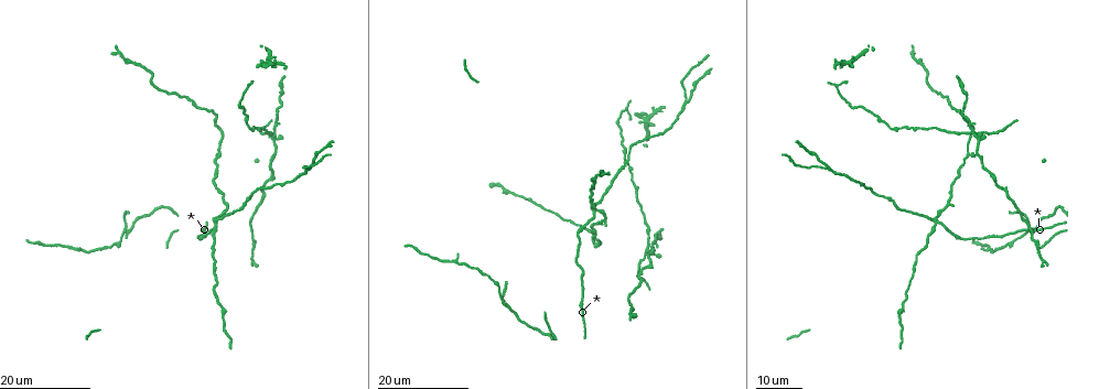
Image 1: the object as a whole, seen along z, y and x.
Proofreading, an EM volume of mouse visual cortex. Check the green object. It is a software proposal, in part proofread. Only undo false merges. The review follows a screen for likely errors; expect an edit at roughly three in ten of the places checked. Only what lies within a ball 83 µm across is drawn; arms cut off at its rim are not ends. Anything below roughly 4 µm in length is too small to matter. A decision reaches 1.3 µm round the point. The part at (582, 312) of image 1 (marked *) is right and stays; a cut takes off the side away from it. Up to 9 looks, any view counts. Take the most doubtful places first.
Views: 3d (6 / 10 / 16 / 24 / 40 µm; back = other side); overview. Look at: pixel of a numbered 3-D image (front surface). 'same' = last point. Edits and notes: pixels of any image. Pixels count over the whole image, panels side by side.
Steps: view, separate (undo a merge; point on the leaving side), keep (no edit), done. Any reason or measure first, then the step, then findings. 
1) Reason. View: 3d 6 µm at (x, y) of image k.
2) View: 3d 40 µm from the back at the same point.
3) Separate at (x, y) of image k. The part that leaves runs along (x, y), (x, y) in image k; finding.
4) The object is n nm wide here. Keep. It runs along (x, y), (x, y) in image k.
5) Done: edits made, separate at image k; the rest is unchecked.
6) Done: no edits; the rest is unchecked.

Four-way junction. View: 3d 24 µm at (979, 136) of image 1.

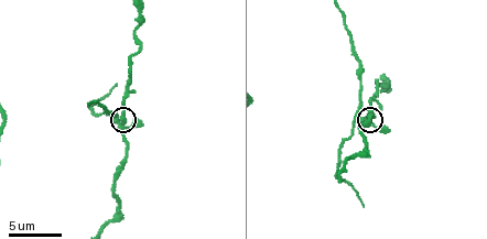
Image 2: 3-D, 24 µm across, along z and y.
Zoom in. View: 3d 6 µm at (124, 123) of image 2.

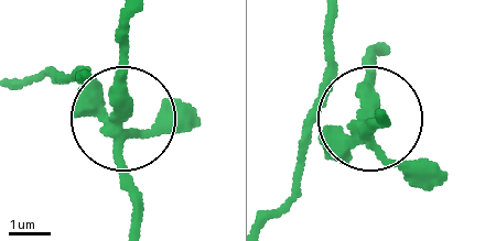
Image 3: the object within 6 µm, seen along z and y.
Keep. All the same neuron.

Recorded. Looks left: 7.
Looks like a crossing. View: 3d 16 µm at (934, 221) of image 1.

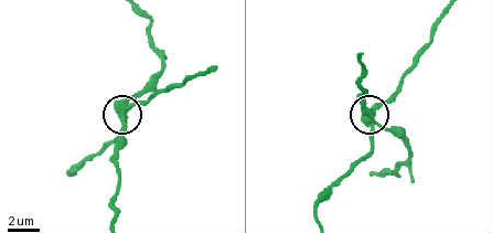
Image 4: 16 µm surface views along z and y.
View: 3d 10 µm at (121, 105) of image 4.

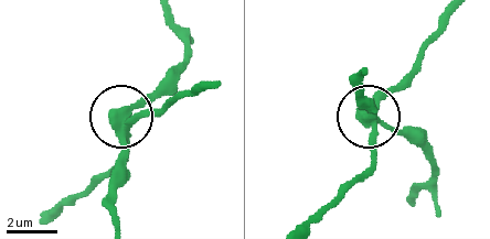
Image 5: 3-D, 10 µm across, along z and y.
Separate at (121, 170) of image 5. The part that leaves runs along (120, 128), (179, 61), (183, 42), (173, 17) in image 5; a second neuron is stuck on.

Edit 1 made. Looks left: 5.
View: overview.

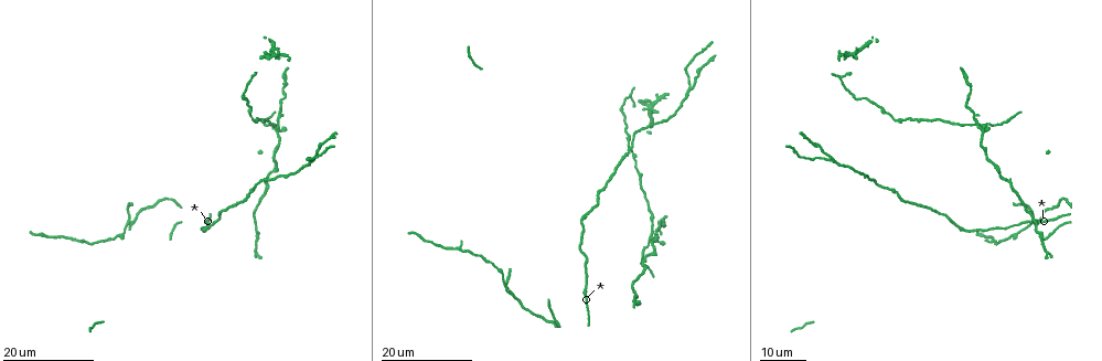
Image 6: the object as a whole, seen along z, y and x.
Side arm on a straight run. View: 3d 16 µm at (835, 162) of image 6.

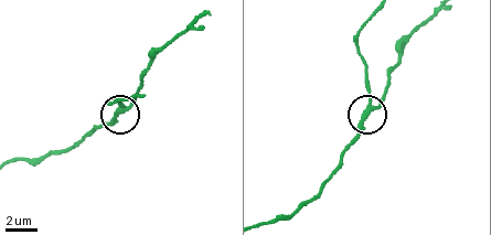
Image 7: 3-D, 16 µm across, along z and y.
View: 3d 10 µm at (125, 108) of image 7.

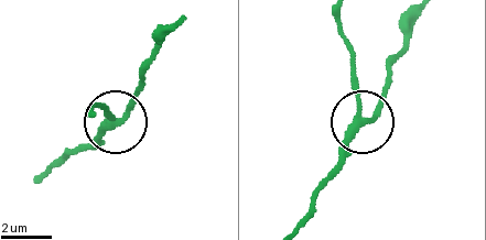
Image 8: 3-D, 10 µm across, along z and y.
3 arms meet here. Keep. All the same neuron.

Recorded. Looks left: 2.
Three-way junction. View: 3d 24 µm at (126, 221) of image 6.

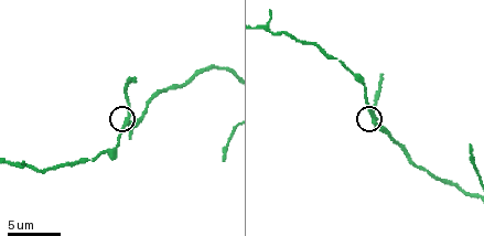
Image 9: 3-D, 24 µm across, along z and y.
Closer look. View: 3d 10 µm at (127, 119) of image 9.

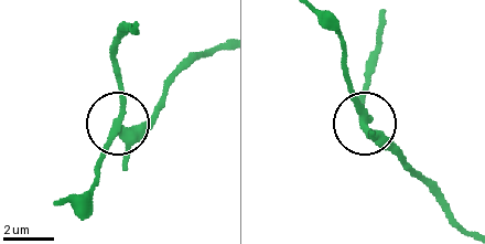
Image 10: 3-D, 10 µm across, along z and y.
Keep. All the same neuron.

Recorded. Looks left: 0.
Done: edits made, separate at image 5; the rest is unchecked.

